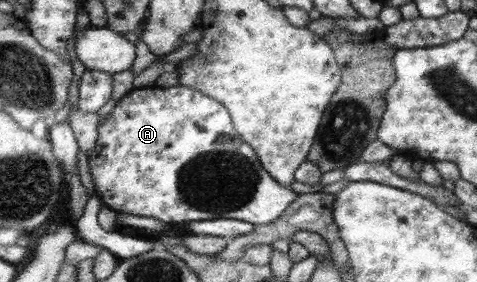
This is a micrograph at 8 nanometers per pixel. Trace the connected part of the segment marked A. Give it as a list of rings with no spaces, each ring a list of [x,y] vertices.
[[[185,86],[169,87],[143,87],[133,88],[127,94],[116,100],[111,111],[106,114],[97,125],[97,139],[92,151],[86,156],[89,163],[89,172],[93,181],[94,194],[107,208],[117,212],[124,212],[133,216],[143,216],[160,220],[161,222],[177,224],[178,222],[204,221],[216,218],[232,218],[243,222],[253,223],[255,226],[263,223],[273,222],[279,218],[284,210],[296,200],[298,195],[289,187],[278,183],[267,171],[261,167],[255,151],[248,143],[244,143],[236,129],[232,125],[231,115],[228,109],[216,99]]]

